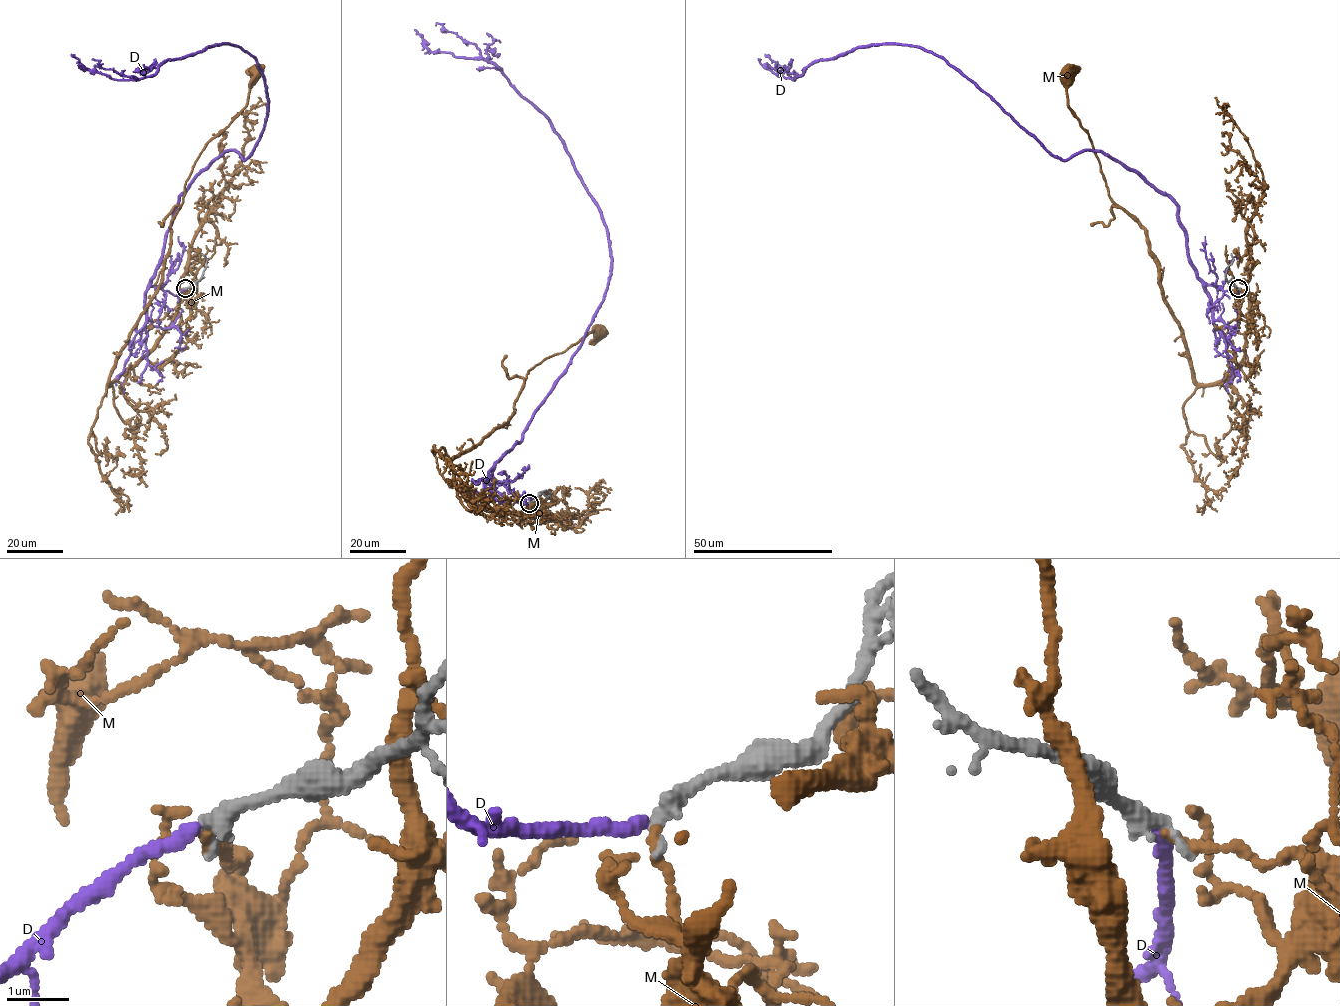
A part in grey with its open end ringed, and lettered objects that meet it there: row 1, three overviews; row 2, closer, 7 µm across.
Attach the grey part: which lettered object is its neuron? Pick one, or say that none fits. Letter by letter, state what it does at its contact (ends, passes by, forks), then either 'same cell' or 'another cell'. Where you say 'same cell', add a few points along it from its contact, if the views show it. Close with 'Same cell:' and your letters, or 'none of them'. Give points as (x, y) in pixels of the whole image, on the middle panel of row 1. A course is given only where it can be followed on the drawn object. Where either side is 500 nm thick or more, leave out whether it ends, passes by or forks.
D: it ends there; same cell; it runs (528, 503), (493, 465), (604, 298), (608, 230), (564, 141), (501, 69), (431, 52), (414, 29)
M: it ends there; another cell
Same cell: D

